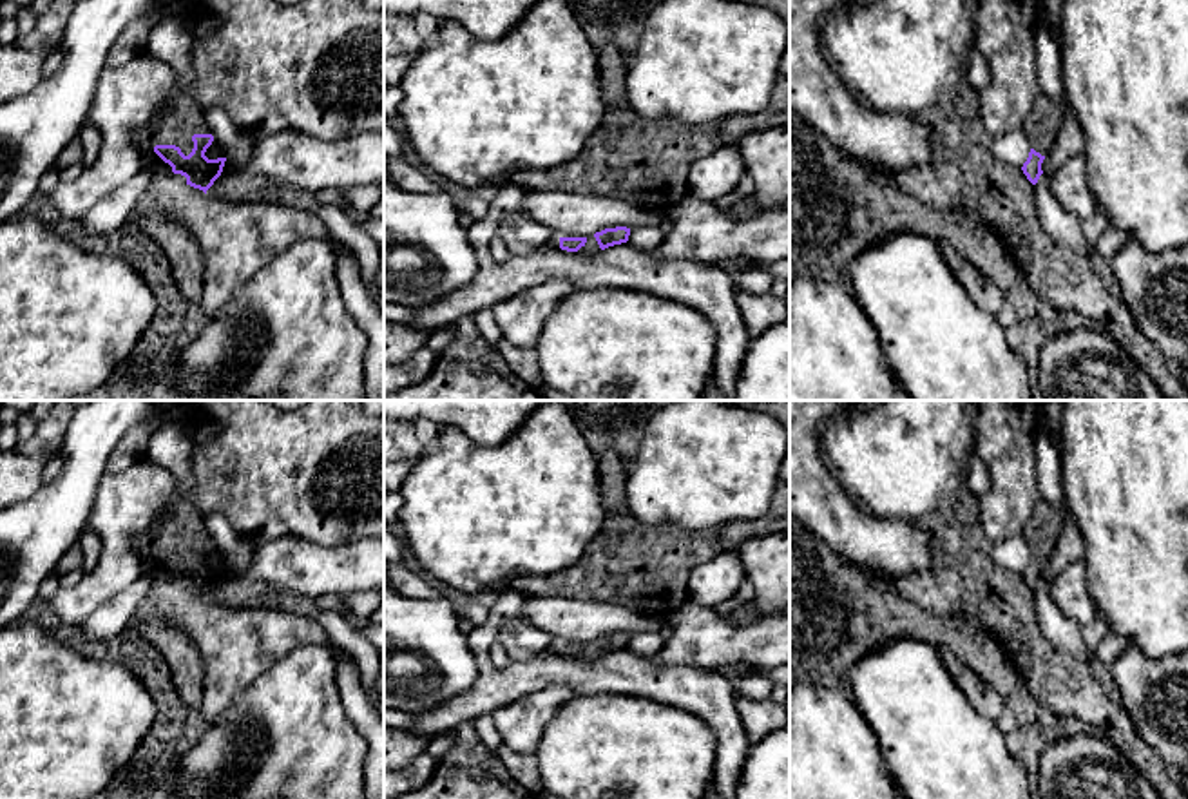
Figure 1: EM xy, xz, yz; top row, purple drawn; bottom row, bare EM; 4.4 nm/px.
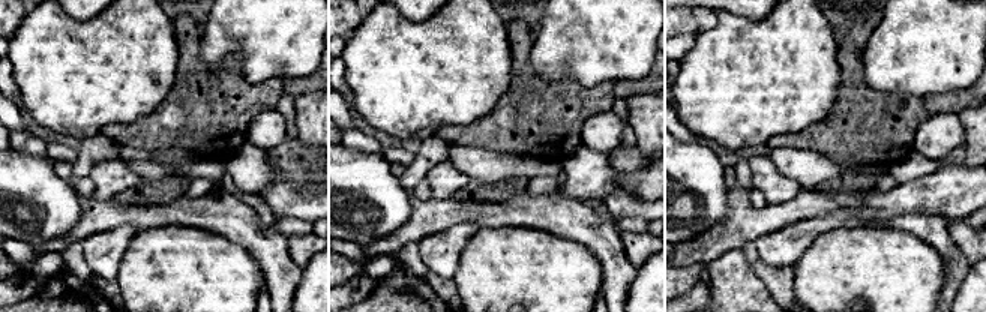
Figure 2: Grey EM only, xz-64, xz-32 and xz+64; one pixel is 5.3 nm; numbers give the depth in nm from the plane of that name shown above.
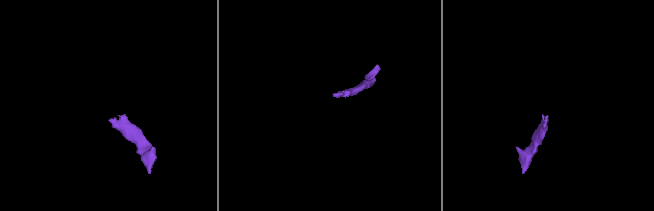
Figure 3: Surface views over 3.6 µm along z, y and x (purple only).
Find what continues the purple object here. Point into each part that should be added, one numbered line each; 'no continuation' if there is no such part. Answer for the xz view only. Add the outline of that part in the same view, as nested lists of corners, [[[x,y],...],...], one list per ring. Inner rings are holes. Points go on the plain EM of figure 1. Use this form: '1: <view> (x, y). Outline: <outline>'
1: xz (591, 653). Outline: [[[589,641],[587,649],[578,656],[578,659],[583,659],[583,661],[594,661],[598,658],[601,658],[601,654],[594,641]]]

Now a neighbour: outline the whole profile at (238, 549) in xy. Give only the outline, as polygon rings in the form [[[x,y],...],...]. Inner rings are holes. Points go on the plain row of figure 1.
[[[221,513],[203,515],[210,540],[225,553],[226,565],[235,571],[246,571],[255,545],[248,536],[241,536]]]

